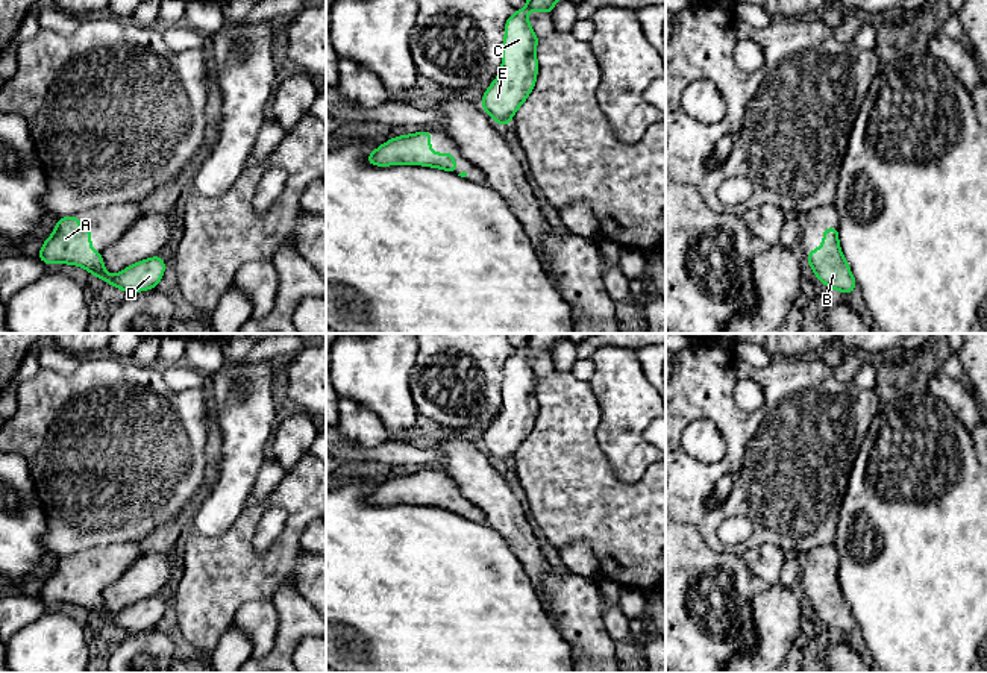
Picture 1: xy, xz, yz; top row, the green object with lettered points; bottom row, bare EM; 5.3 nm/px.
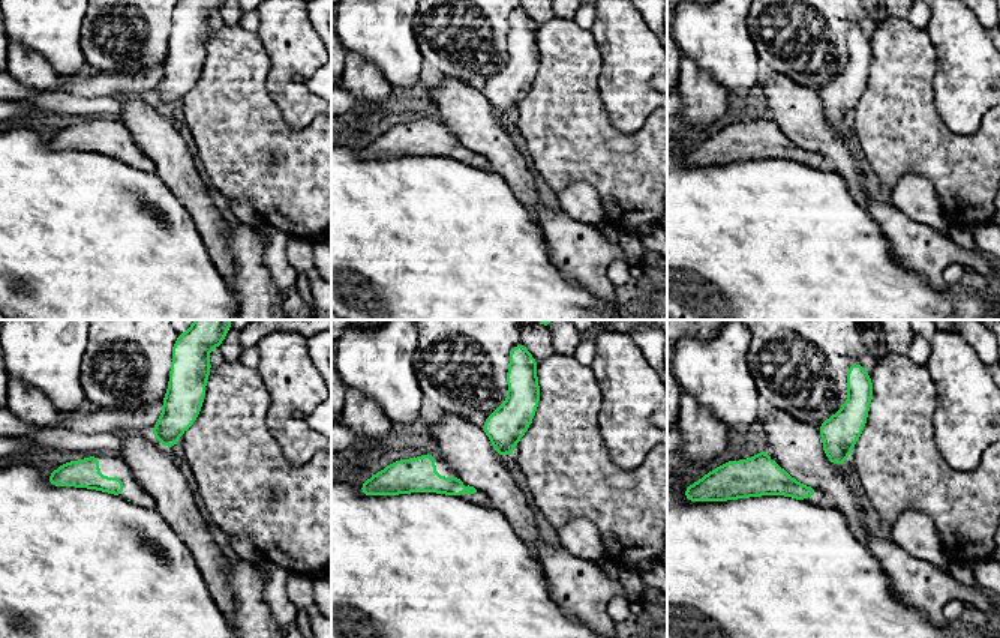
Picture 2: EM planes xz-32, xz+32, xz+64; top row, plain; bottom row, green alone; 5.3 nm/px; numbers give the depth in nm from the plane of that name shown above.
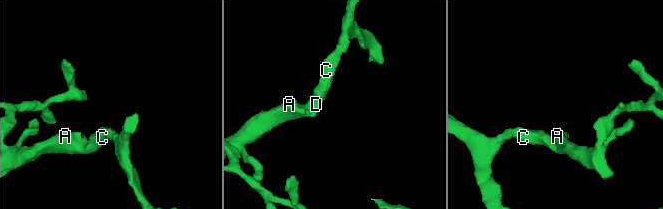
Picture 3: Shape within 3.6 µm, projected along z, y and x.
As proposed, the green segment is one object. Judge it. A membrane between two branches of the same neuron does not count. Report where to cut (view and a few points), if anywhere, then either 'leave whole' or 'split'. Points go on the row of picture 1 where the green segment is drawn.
no cut | leave whole

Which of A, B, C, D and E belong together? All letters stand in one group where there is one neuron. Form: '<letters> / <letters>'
A B C D E

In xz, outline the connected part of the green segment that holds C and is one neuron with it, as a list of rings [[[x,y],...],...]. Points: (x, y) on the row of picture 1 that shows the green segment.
[[[528,0],[525,9],[515,9],[505,23],[502,70],[481,100],[482,109],[500,126],[509,124],[535,86],[538,36],[528,21],[528,12],[544,11],[550,15],[556,2]]]

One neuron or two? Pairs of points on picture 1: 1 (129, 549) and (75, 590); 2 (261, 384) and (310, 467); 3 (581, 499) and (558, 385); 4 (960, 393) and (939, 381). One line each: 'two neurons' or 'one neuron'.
1: one neuron
2: two neurons
3: one neuron
4: one neuron

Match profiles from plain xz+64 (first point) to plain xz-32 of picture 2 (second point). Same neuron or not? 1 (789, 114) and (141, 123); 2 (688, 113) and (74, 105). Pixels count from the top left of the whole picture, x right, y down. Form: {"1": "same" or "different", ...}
{"1": "same", "2": "different"}

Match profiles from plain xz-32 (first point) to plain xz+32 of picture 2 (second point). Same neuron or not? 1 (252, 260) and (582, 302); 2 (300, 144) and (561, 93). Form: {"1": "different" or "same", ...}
{"1": "different", "2": "same"}

